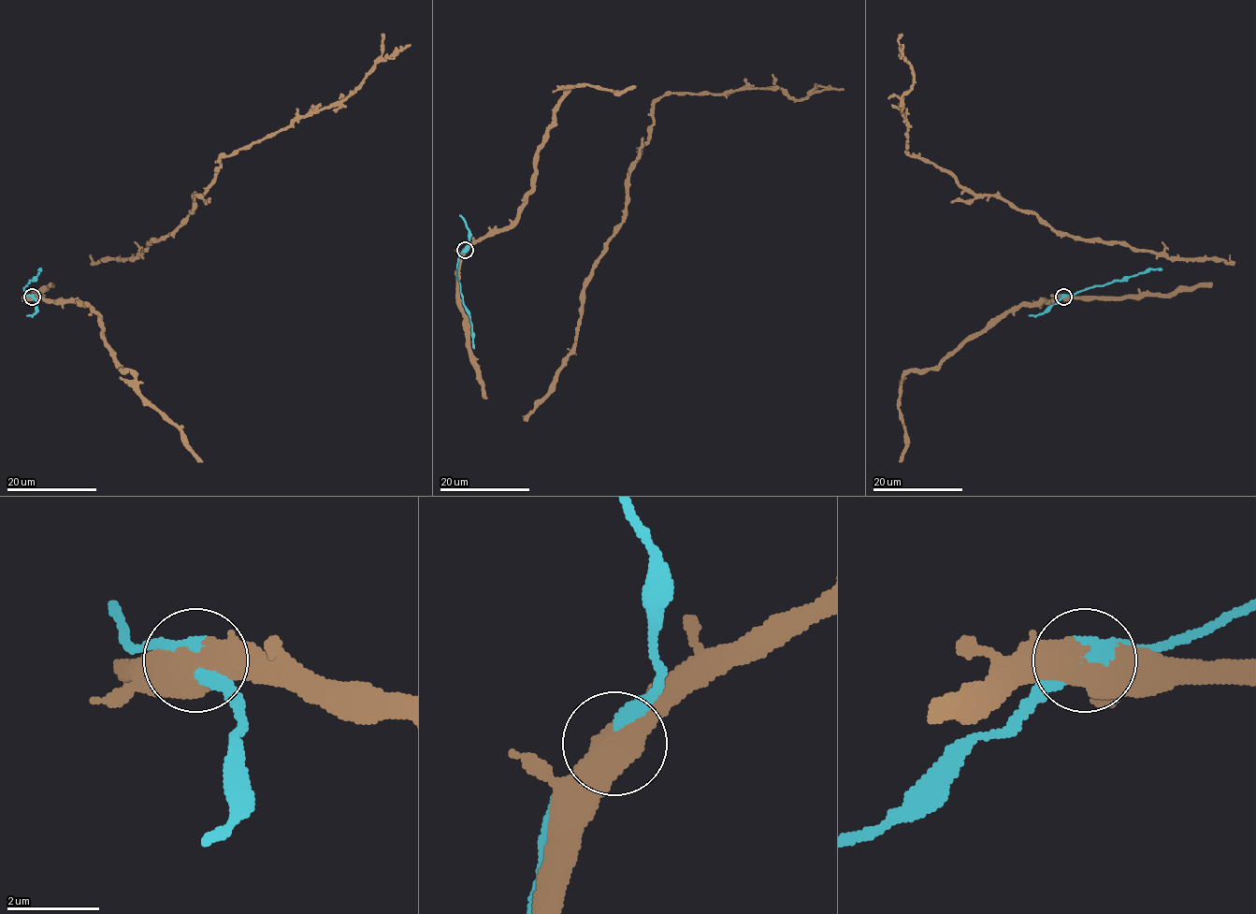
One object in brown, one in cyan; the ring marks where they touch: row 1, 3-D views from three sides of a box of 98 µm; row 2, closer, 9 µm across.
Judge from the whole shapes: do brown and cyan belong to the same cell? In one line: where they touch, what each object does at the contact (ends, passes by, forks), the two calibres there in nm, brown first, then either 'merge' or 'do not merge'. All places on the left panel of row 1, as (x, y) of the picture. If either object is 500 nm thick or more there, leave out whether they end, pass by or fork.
at (32, 297); 650 nm thick on the brown side, 400 nm on the other; do not merge

